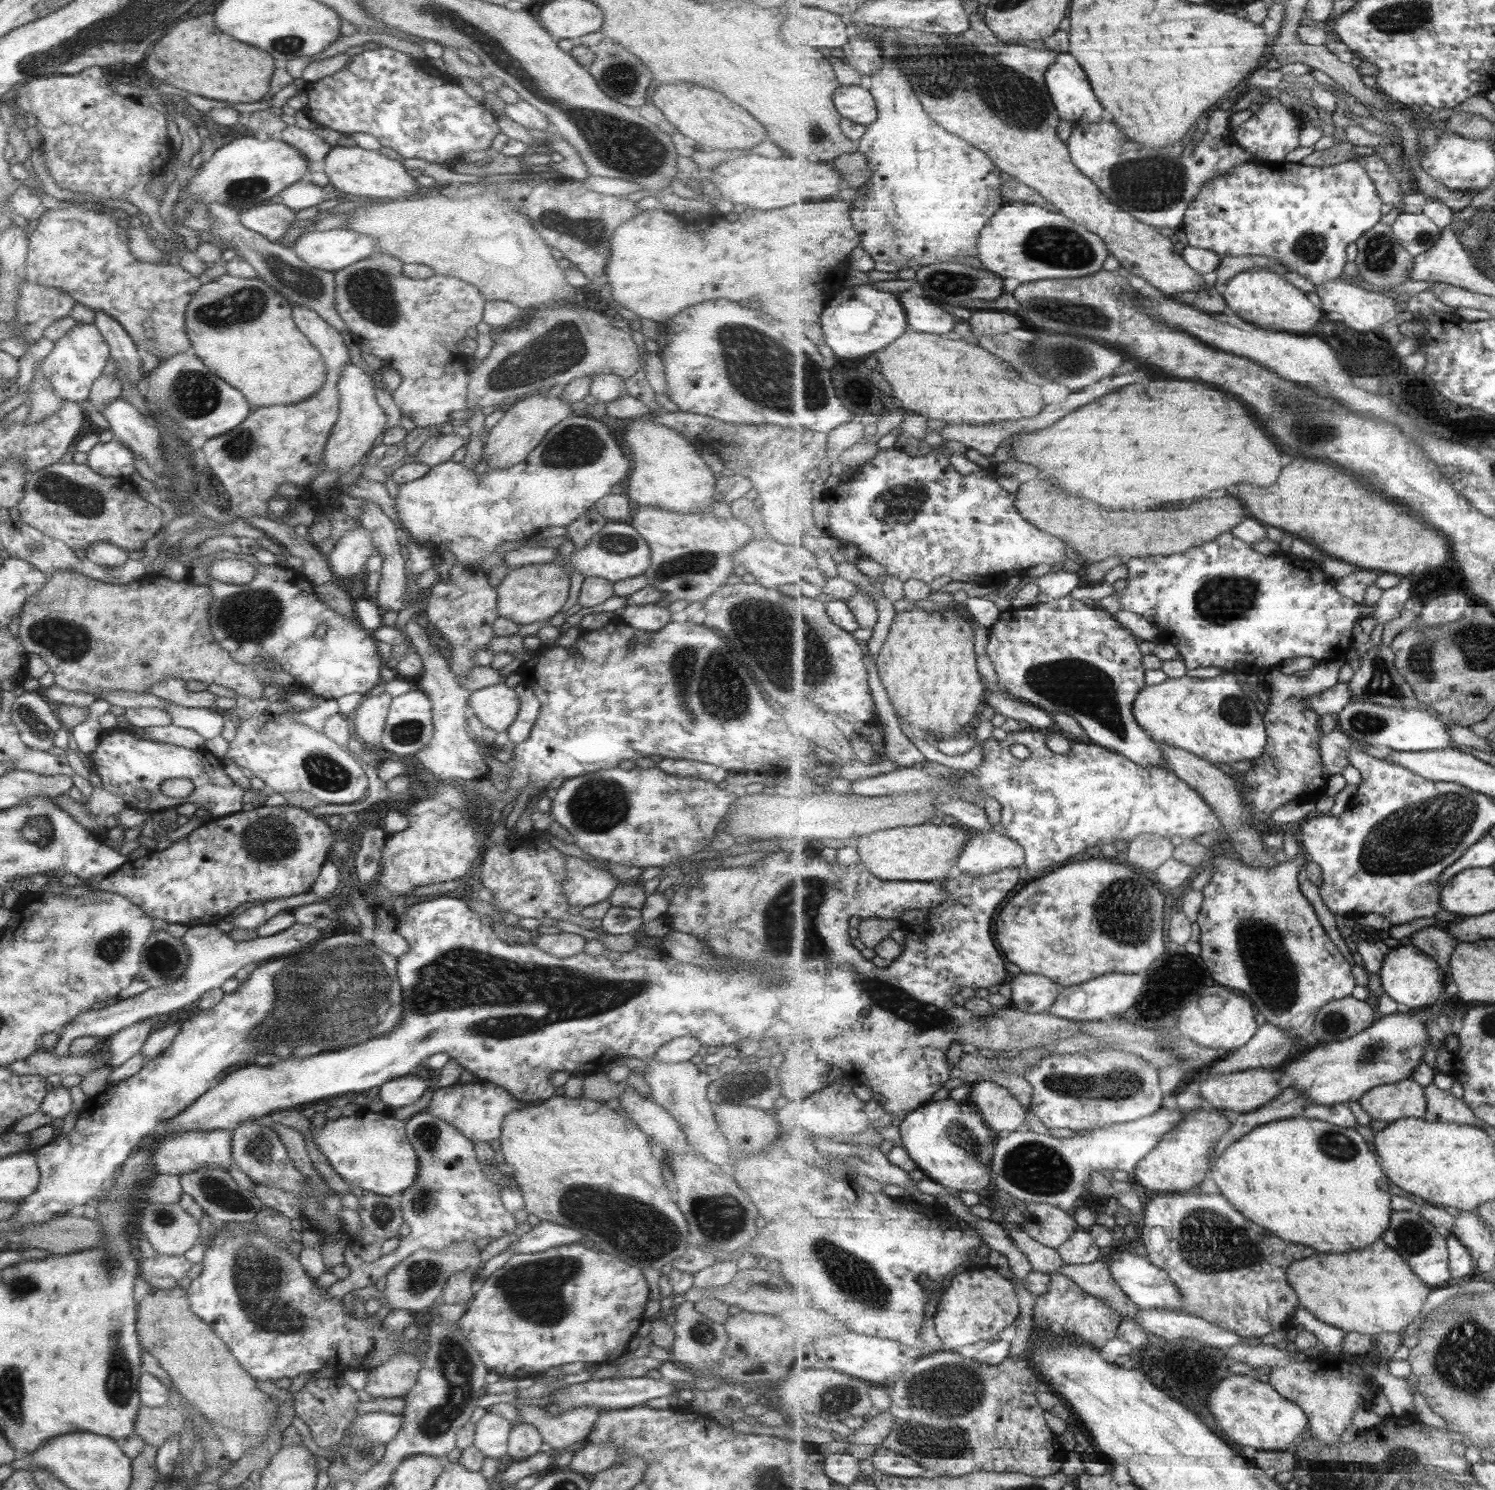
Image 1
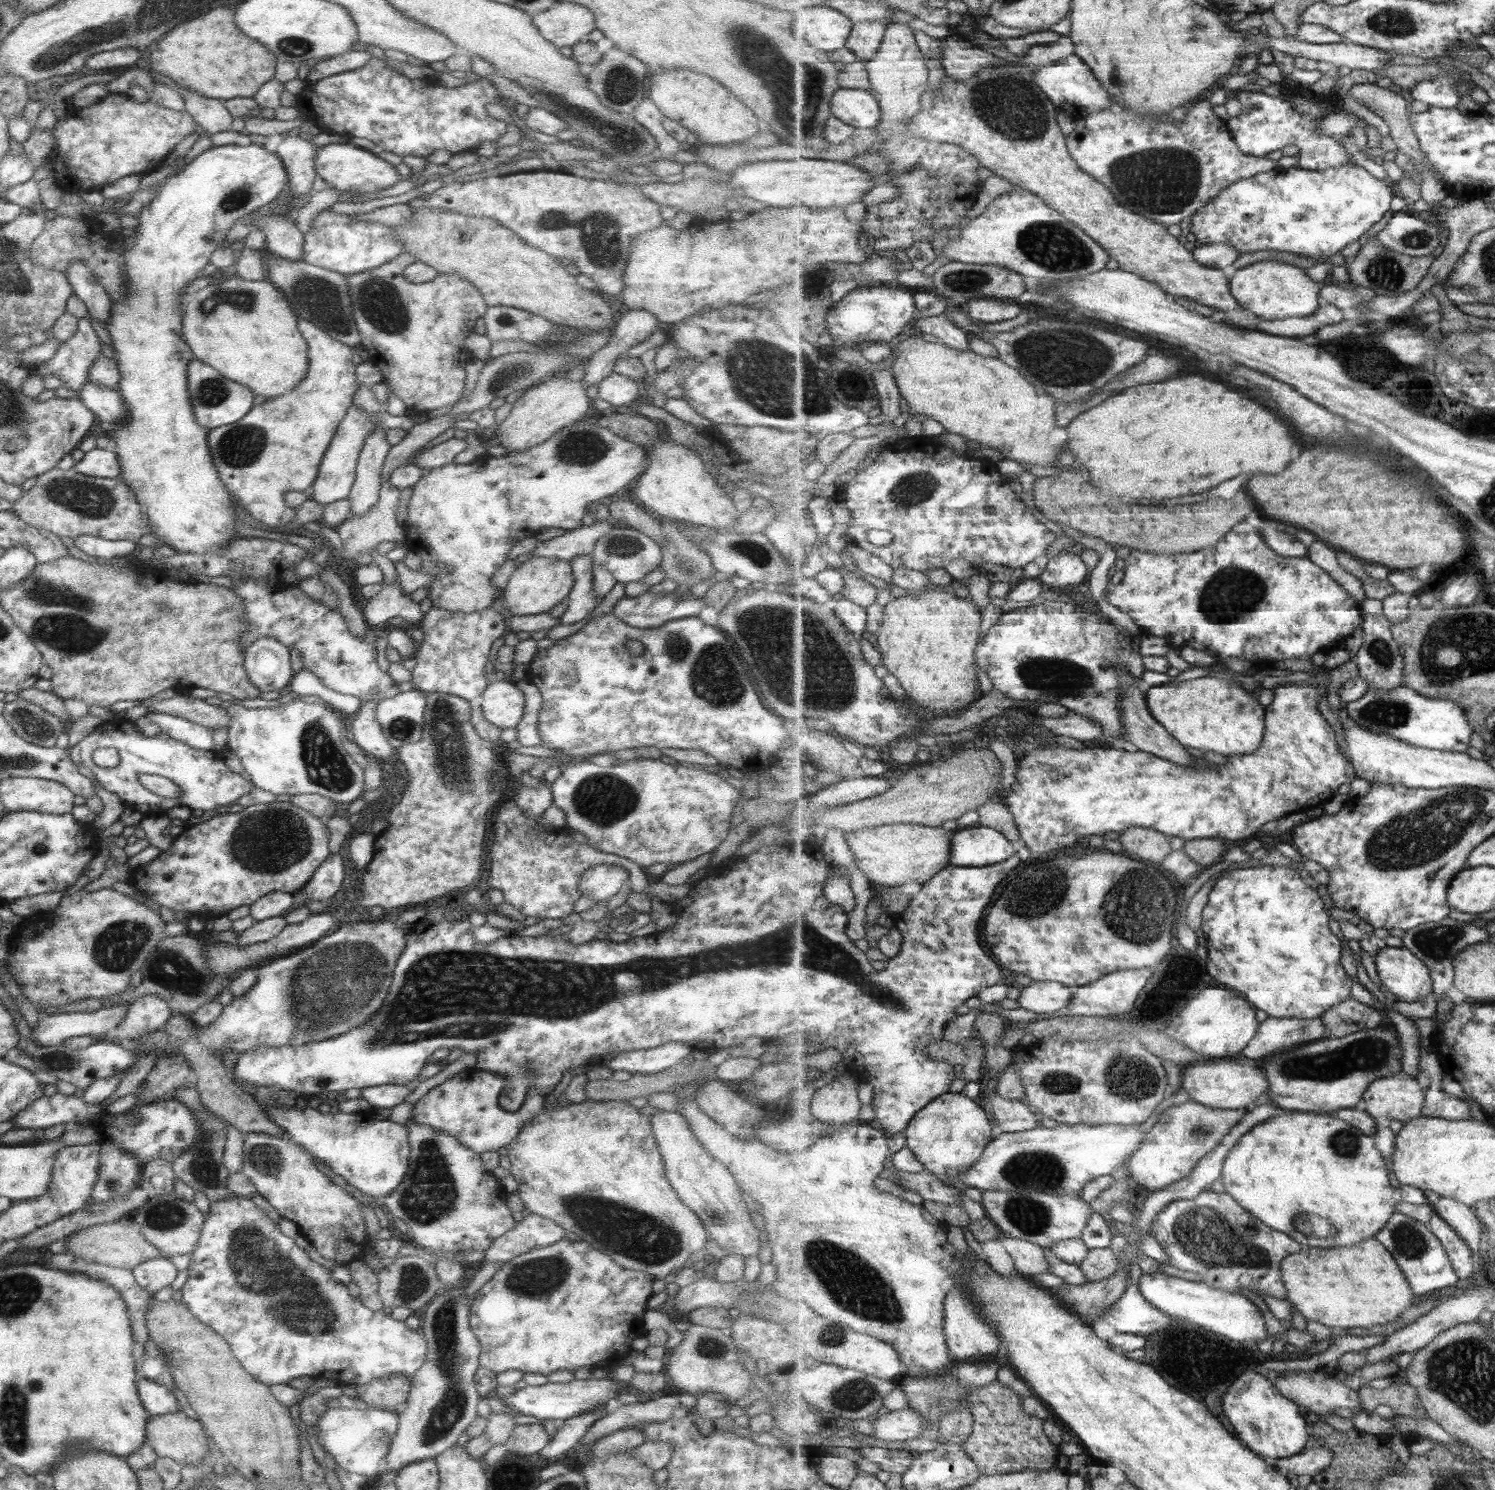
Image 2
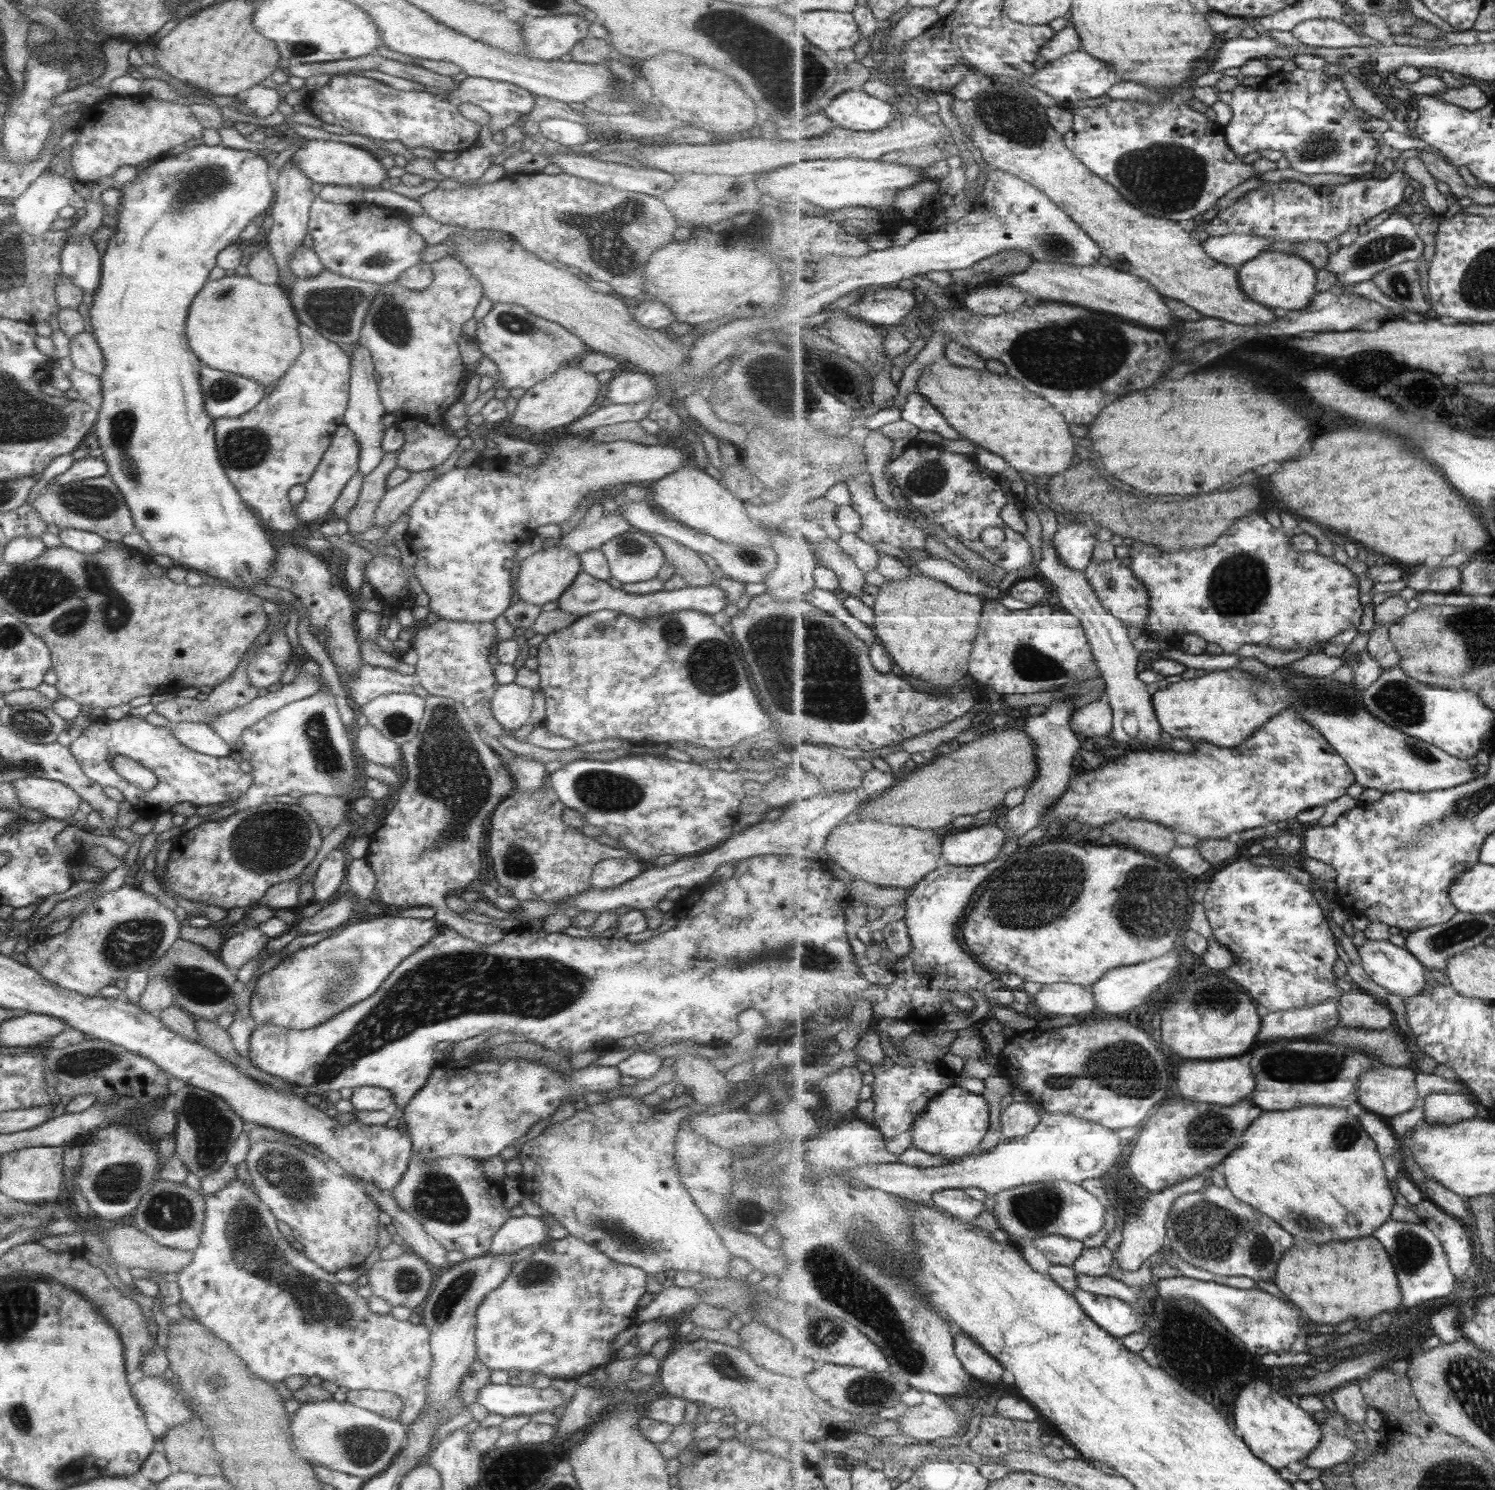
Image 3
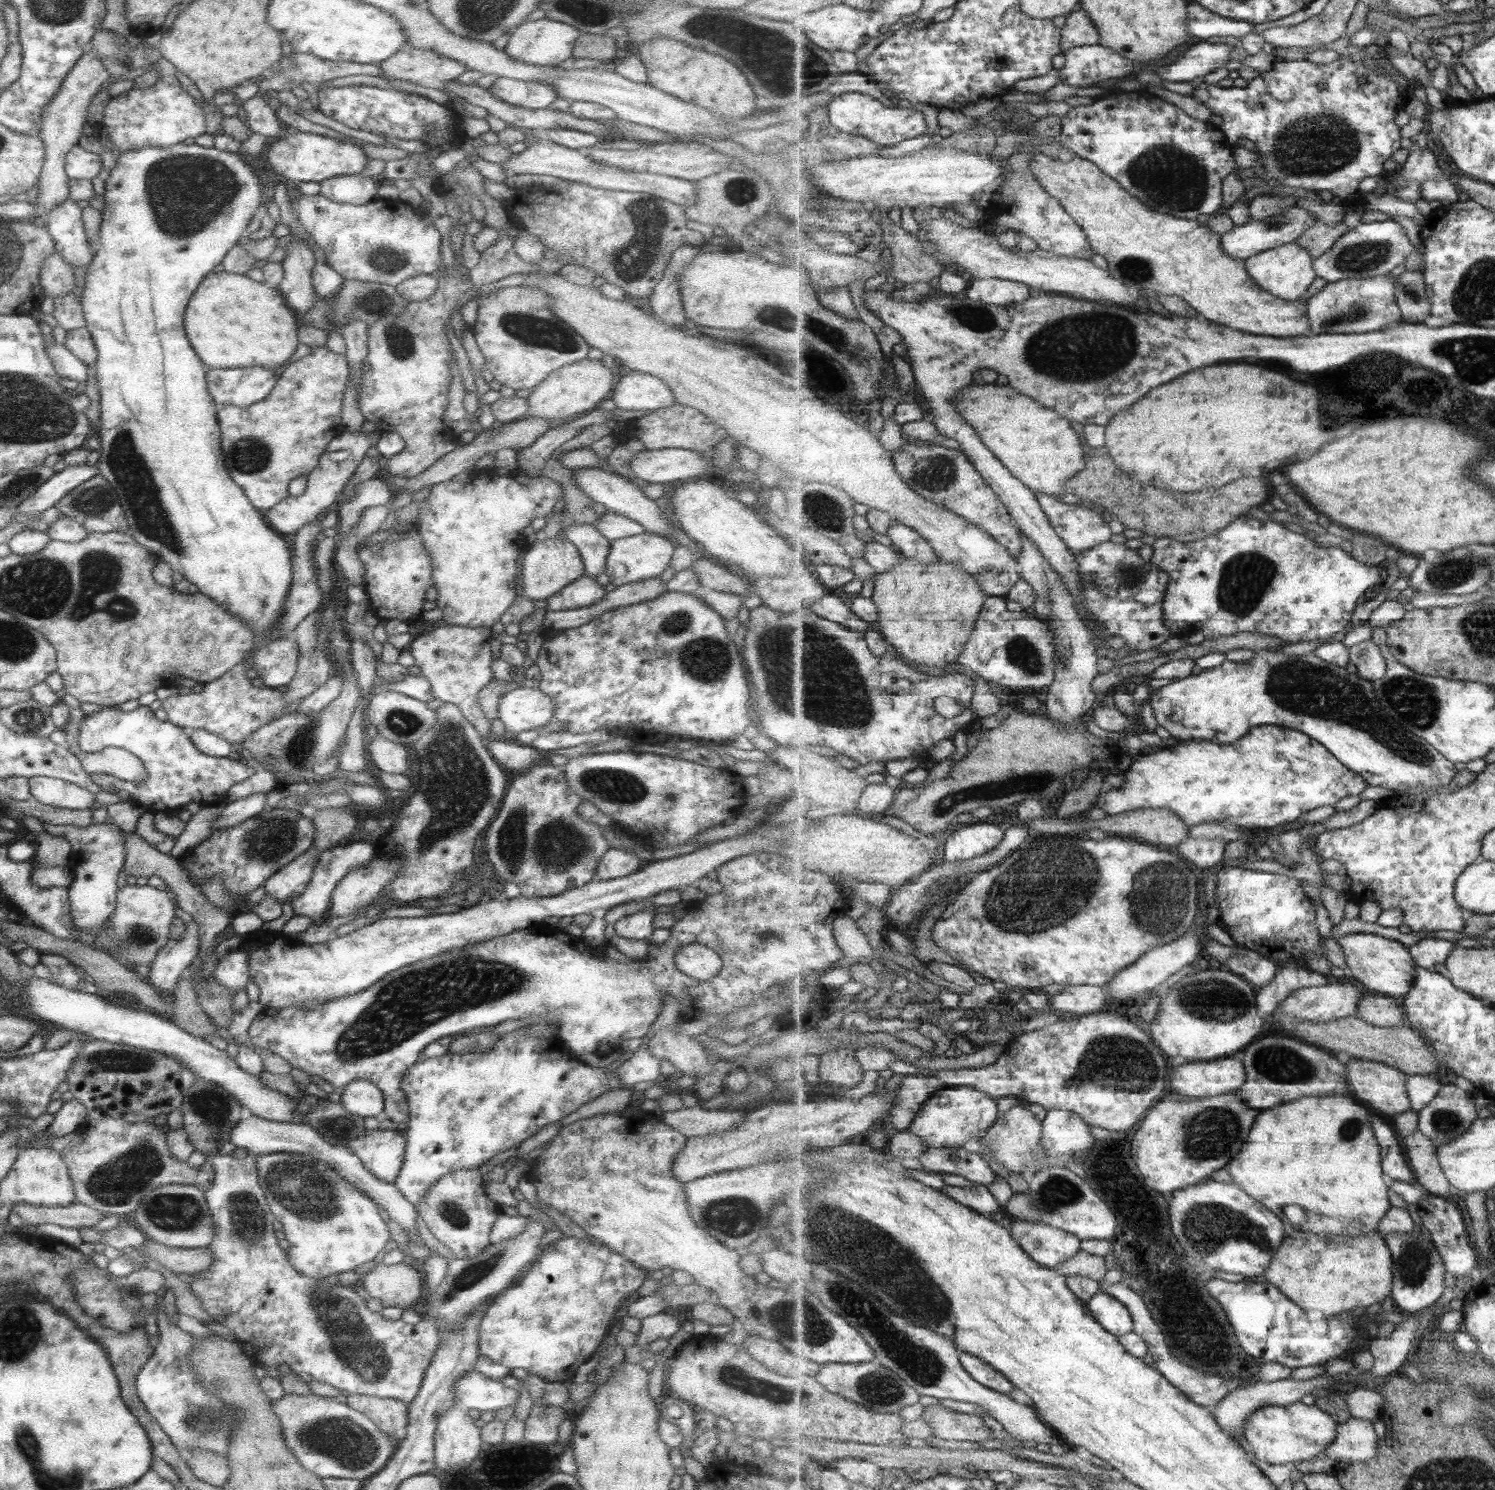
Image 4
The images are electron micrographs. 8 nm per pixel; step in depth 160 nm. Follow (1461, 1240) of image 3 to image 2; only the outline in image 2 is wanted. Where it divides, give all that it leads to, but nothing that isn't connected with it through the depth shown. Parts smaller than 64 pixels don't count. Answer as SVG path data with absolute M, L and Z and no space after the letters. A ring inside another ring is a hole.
M1434 1211L1434 1217L1427 1222L1429 1228L1439 1237L1447 1249L1454 1269L1460 1278L1469 1278L1475 1272L1472 1248L1447 1224L1447 1221Z

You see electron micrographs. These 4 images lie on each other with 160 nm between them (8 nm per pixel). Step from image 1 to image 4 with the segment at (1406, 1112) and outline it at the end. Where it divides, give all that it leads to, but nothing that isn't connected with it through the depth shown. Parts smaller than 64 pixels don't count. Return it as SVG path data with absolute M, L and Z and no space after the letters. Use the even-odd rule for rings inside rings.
M1351 1058L1347 1063L1347 1080L1350 1081L1352 1096L1370 1109L1391 1117L1411 1110L1412 1102L1406 1090L1406 1072L1382 1061Z

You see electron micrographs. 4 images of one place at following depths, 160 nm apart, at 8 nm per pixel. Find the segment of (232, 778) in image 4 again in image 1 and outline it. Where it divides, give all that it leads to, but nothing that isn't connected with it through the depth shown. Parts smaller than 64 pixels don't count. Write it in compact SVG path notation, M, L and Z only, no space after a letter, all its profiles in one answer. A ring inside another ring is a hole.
M112 730L103 732L97 743L97 746L87 754L91 762L91 768L101 780L101 786L109 794L121 797L127 804L127 808L144 810L146 812L153 810L157 812L160 808L177 807L184 802L196 804L198 808L203 808L209 812L211 819L224 817L232 813L241 811L242 796L244 789L235 785L223 771L224 765L220 759L213 758L211 753L205 748L183 748L181 746L167 744L149 739L135 739L132 734L123 733L121 730ZM168 778L184 778L193 784L191 792L184 797L175 798L164 795L160 791L160 784ZM134 790L147 790L149 798L147 800L137 800L134 798Z

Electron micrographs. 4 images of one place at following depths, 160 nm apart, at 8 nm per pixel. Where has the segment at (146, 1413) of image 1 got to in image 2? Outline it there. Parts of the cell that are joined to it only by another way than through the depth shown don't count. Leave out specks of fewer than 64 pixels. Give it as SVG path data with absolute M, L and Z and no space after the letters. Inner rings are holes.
M179 1410L148 1417L145 1443L157 1457L172 1458L182 1465L196 1463L210 1454L201 1423Z

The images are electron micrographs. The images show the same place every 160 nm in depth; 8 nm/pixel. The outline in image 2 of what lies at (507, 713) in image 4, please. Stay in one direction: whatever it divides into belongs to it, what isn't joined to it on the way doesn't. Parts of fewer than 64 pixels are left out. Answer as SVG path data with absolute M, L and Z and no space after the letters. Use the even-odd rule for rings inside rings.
M510 681L487 683L477 703L482 717L501 731L513 728L523 714L523 693Z

